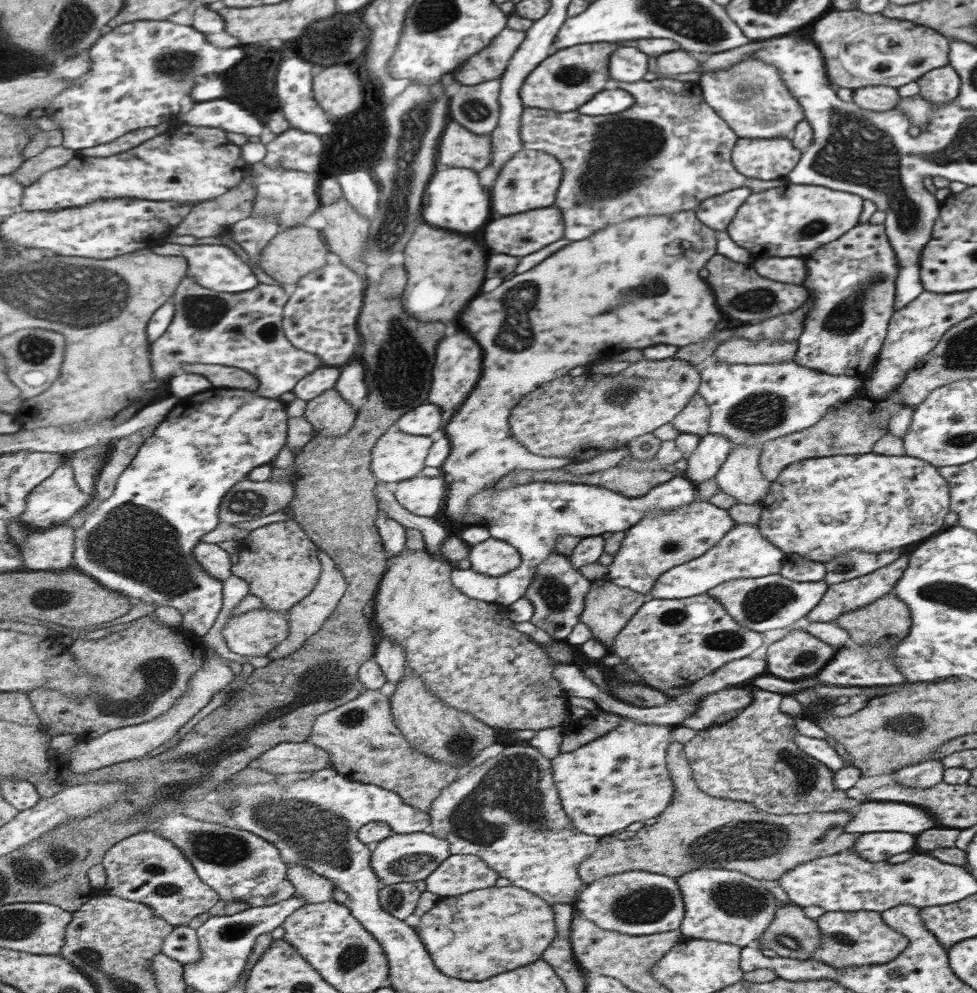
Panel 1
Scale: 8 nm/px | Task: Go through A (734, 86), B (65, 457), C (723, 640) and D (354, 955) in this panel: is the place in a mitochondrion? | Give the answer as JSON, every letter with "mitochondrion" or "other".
{"A":"mitochondrion","B":"other","C":"mitochondrion","D":"mitochondrion"}

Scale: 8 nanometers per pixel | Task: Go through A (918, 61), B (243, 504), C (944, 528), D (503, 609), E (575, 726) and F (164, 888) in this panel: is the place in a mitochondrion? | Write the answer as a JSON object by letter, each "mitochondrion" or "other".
{"A":"mitochondrion","B":"mitochondrion","C":"other","D":"other","E":"other","F":"mitochondrion"}

